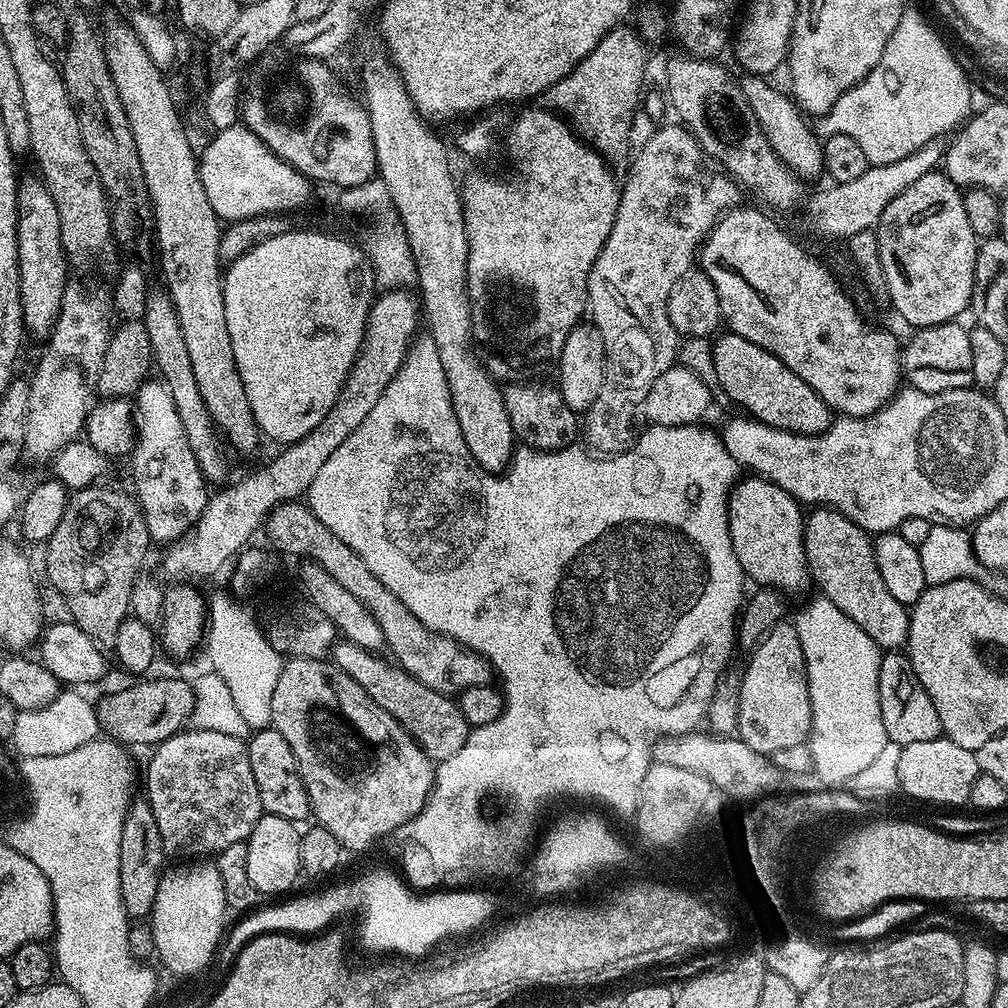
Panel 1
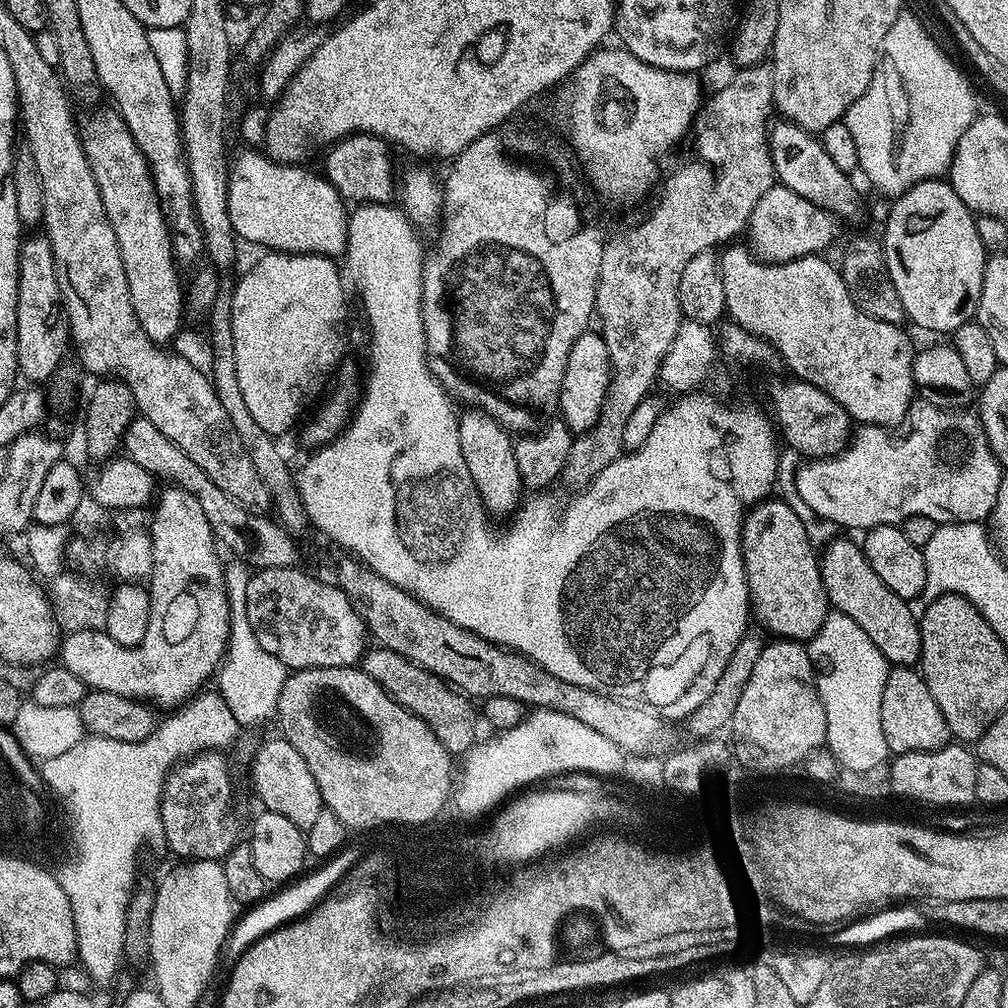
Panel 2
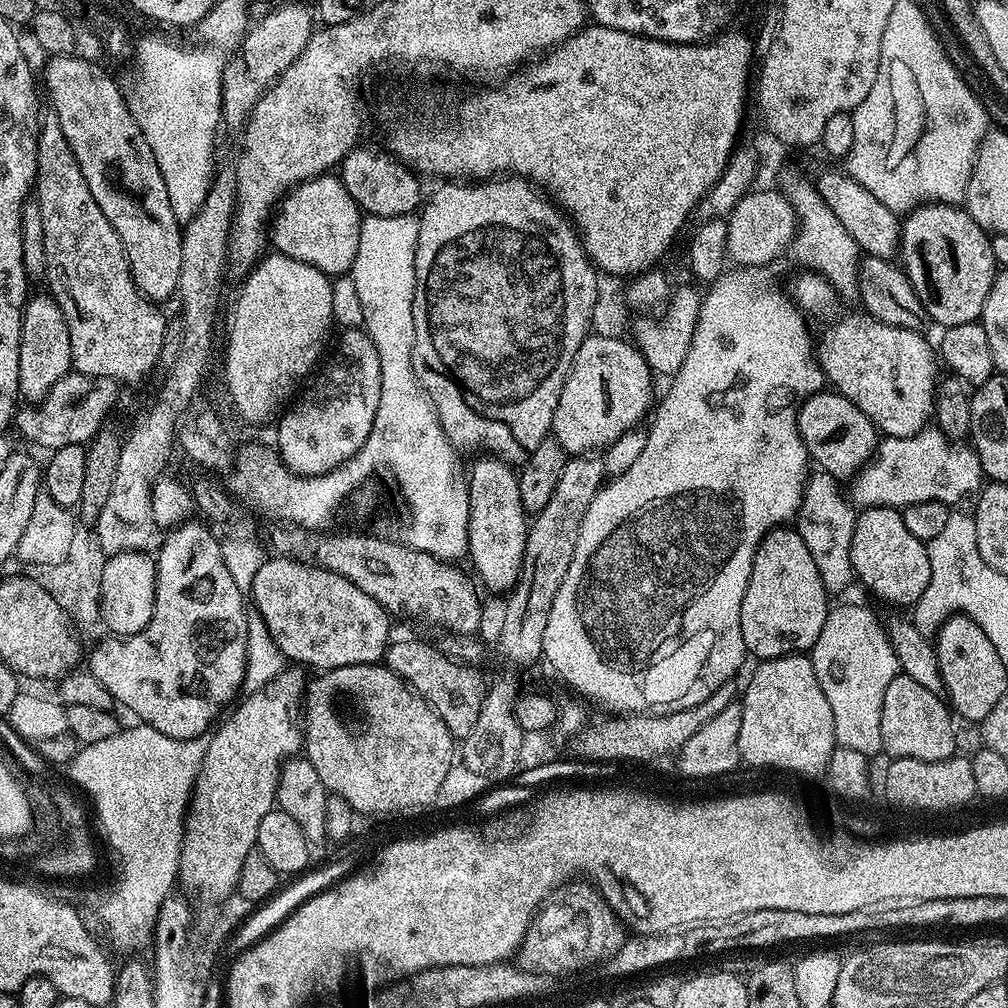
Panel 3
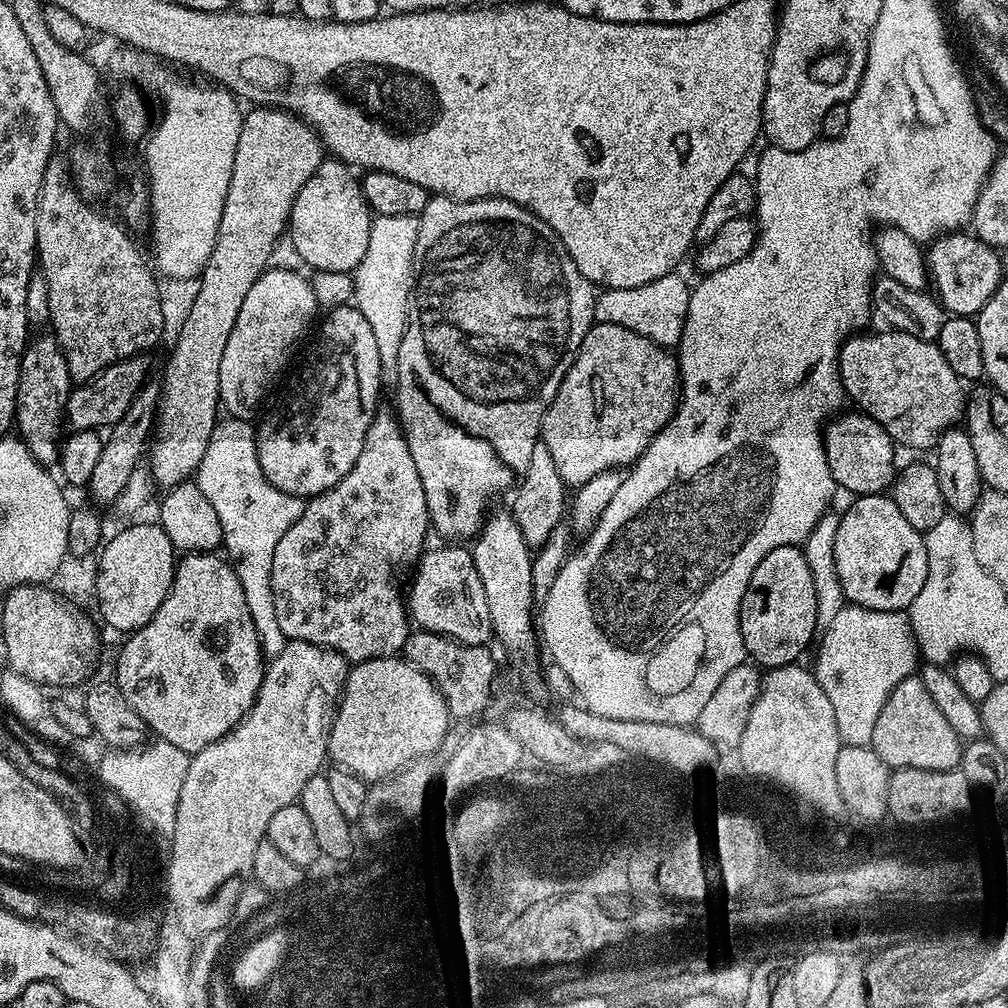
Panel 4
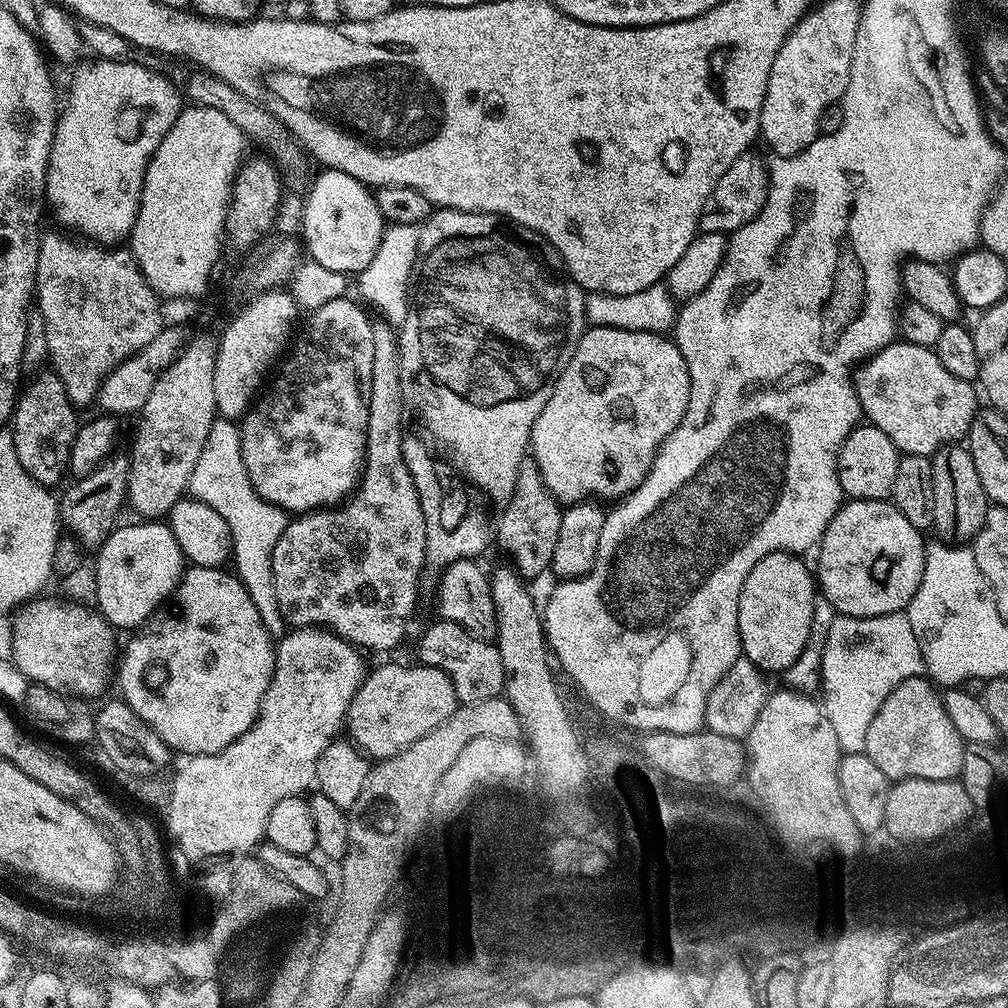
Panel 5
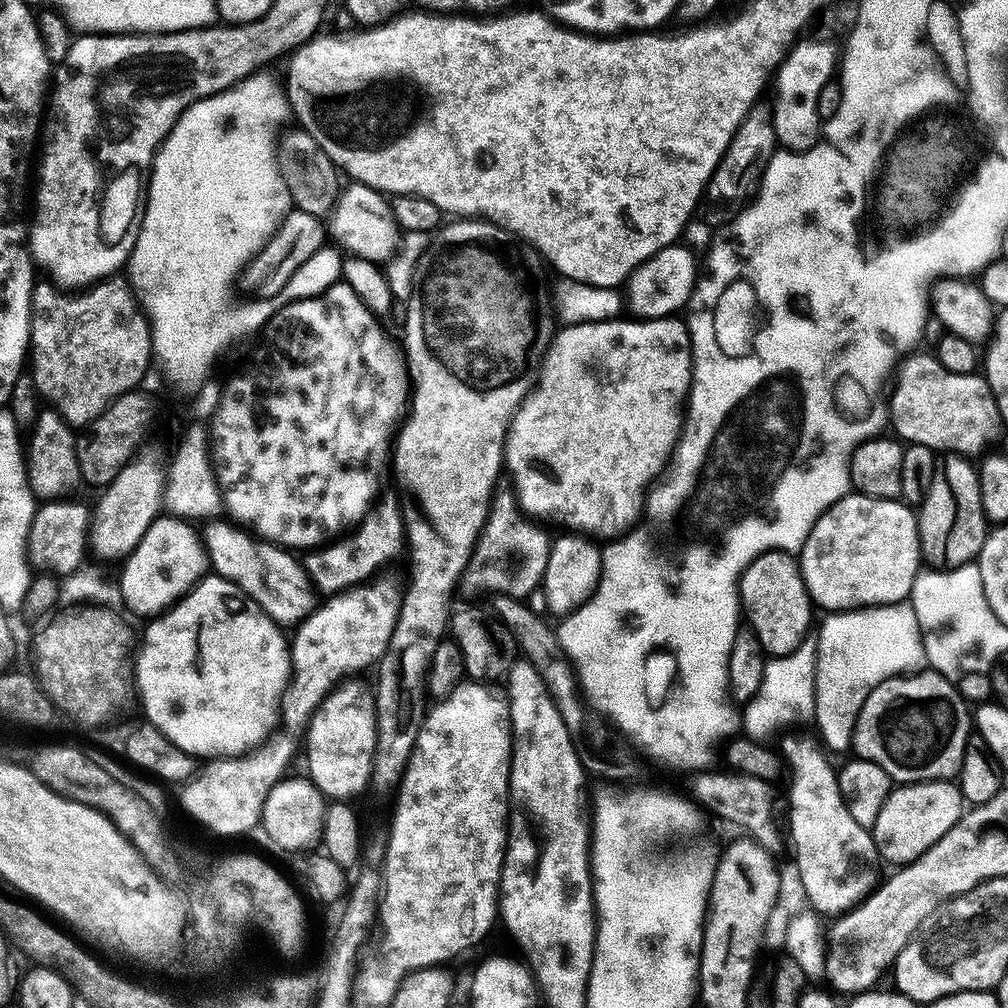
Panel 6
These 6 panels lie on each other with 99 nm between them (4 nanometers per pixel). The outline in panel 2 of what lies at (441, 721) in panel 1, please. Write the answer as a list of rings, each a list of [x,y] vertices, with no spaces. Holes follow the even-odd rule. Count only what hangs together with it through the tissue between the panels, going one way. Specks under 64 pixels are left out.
[[[379,646],[369,647],[365,651],[362,667],[366,674],[370,674],[370,678],[374,678],[374,682],[382,685],[406,710],[425,720],[430,730],[434,730],[438,742],[442,742],[442,746],[446,746],[448,752],[464,754],[477,743],[476,724],[472,721],[473,701],[464,693],[457,692],[442,677],[426,671],[413,660],[407,660],[394,650]]]

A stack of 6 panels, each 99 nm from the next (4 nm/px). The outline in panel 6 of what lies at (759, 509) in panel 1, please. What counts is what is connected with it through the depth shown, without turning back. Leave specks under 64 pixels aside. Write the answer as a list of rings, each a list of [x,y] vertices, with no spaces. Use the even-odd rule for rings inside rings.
[[[764,552],[740,575],[740,606],[747,627],[769,657],[785,656],[808,635],[814,605],[808,596],[797,557],[790,552]]]

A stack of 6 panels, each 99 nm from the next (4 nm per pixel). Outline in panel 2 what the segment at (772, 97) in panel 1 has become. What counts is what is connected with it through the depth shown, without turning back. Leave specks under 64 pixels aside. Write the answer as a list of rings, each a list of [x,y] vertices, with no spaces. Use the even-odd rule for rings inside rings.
[[[780,118],[777,121],[777,124],[775,121],[771,125],[768,134],[777,181],[837,218],[854,215],[860,208],[860,196],[852,185],[853,177],[838,170],[838,166],[830,159],[830,154],[826,154],[822,142],[813,133],[789,120]]]

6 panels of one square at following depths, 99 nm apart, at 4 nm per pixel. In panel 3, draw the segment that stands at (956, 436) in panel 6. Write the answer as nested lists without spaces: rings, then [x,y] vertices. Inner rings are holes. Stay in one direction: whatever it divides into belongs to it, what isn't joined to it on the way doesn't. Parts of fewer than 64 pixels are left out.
[[[867,314],[859,315],[844,316],[834,321],[818,336],[818,359],[825,381],[840,395],[850,398],[850,402],[854,402],[854,406],[858,406],[858,410],[862,410],[862,414],[866,414],[866,418],[870,418],[870,422],[874,422],[885,437],[910,438],[929,427],[934,416],[938,383],[937,353],[919,332],[887,325]]]

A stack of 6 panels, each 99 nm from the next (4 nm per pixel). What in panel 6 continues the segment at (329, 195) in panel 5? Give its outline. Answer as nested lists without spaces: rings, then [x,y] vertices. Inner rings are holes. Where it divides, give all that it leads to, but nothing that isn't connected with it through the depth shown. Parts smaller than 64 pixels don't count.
[[[355,182],[349,183],[335,197],[330,208],[330,215],[326,220],[326,228],[337,240],[345,253],[353,252],[360,262],[387,262],[396,254],[396,249],[400,243],[401,231],[397,228],[392,217],[392,205],[381,193],[374,188],[367,188],[365,184]]]

